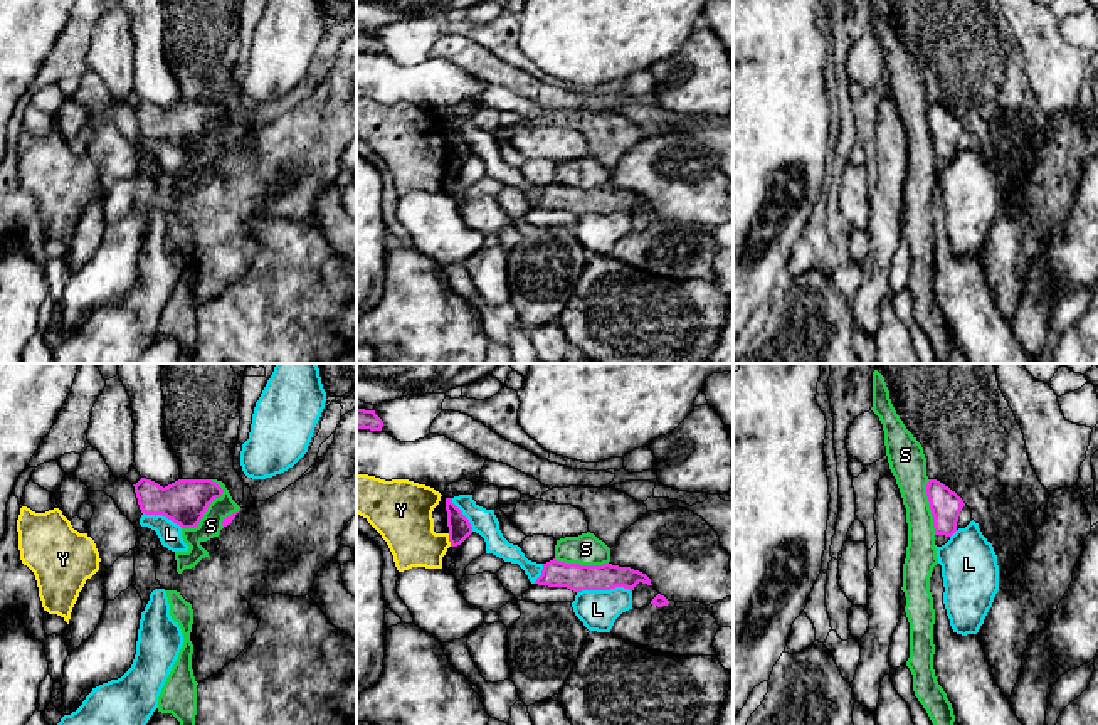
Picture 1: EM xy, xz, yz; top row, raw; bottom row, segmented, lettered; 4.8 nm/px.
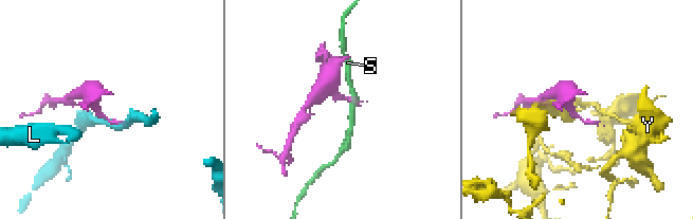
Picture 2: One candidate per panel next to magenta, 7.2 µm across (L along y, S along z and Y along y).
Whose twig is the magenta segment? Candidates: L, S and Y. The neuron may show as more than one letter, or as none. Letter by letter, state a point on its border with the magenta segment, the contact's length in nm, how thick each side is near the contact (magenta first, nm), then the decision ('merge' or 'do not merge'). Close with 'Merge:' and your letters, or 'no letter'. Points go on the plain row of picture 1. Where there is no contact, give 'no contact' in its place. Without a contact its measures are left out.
L: contact xz (604, 212); length 260 nm; calibres 130 and 190 nm; do not merge
S: contact xy (207, 130); length 280 nm; calibres 220 and 110 nm; do not merge
Y: contact xz (449, 164); length 70 nm; calibres 110 and 280 nm; do not merge
Merge: no letter

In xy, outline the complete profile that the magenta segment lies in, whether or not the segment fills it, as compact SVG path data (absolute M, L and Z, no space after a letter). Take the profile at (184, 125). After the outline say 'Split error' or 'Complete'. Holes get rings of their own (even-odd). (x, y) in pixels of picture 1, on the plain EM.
M141 101L133 109L141 136L163 138L182 151L198 150L209 128L224 116L212 103L178 103L163 111Z. Complete

